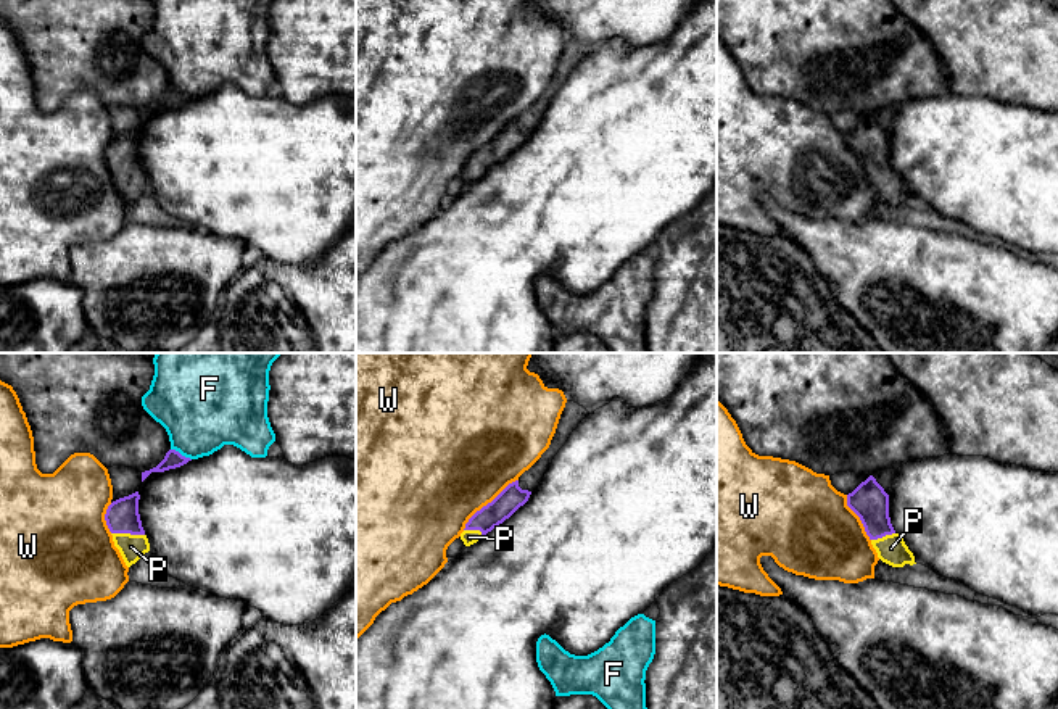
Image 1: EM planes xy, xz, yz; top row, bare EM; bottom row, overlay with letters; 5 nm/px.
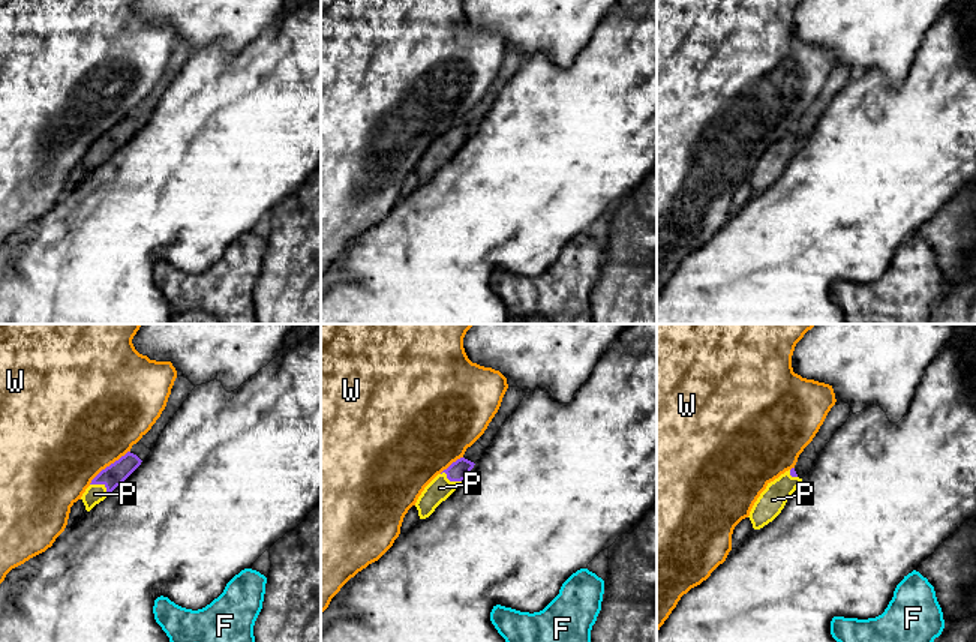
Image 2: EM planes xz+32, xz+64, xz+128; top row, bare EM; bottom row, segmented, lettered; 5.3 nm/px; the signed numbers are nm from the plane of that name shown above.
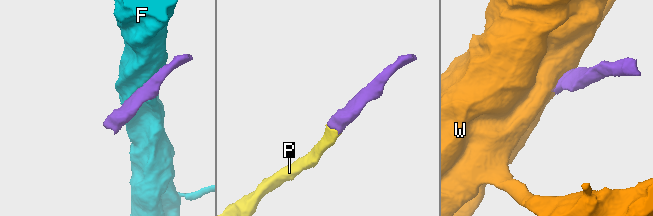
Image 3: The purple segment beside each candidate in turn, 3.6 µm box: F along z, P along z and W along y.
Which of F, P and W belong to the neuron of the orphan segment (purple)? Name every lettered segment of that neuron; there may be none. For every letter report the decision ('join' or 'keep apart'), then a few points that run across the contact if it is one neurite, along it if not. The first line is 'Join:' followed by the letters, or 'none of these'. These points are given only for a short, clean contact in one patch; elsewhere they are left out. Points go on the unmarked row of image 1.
Join: P
F: keep apart
P: join; line xy (121, 155), (128, 171), (131, 186)
W: keep apart

